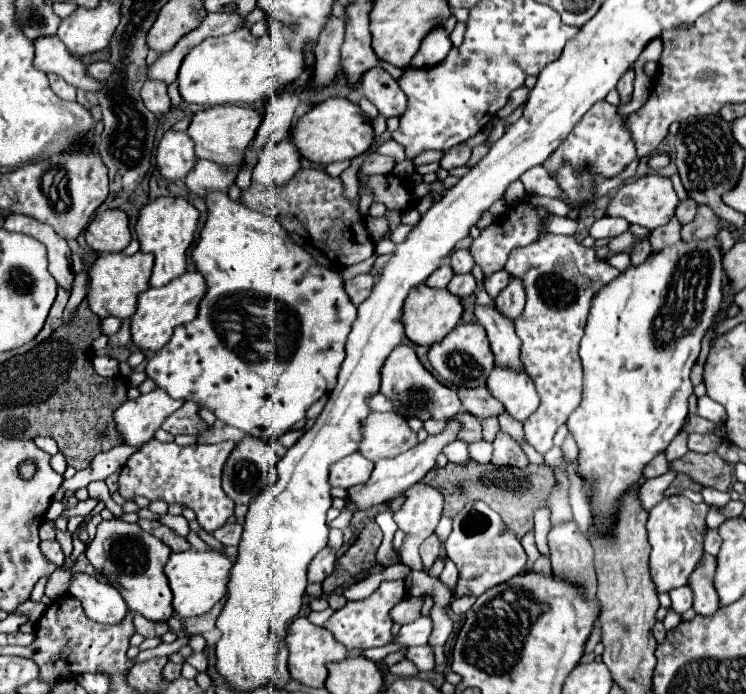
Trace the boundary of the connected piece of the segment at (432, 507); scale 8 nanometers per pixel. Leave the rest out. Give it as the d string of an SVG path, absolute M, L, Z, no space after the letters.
M417 482L405 492L407 500L399 512L393 514L397 526L407 534L405 544L401 548L401 562L407 564L411 570L425 570L419 546L421 542L431 536L439 524L443 496L439 490Z

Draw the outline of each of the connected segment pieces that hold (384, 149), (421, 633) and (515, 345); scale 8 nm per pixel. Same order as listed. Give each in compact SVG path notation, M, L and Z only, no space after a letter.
M389 140L389 142L381 144L381 146L377 148L377 152L381 152L383 156L385 156L385 154L387 154L387 156L391 156L391 158L395 160L395 164L399 164L399 162L403 162L403 160L405 160L403 150L399 148L399 144L395 144L395 140Z
M419 618L419 620L411 622L411 624L401 626L399 634L393 636L391 642L397 642L397 644L401 644L405 648L421 646L421 644L427 644L429 634L431 634L431 618Z
M475 304L475 318L487 330L491 350L495 354L495 364L521 368L519 364L519 338L511 318L503 316L495 306Z

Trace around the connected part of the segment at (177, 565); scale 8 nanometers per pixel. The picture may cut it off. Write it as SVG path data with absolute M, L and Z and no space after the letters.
M177 552L169 556L165 564L165 576L169 580L169 588L173 590L173 608L179 616L201 616L209 612L225 594L227 594L227 576L233 566L229 556L217 552Z

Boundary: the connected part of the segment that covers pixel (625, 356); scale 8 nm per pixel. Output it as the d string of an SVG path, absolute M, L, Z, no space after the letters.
M705 238L705 240L679 240L673 246L667 246L659 252L653 252L643 264L637 266L629 266L627 270L623 270L615 280L611 280L609 284L605 284L605 288L601 288L593 300L591 300L591 310L587 316L587 326L585 326L585 334L581 338L581 348L579 348L579 358L583 362L583 372L585 372L585 384L583 384L583 400L581 404L571 412L569 420L567 420L567 428L569 432L575 436L575 442L579 446L579 474L583 476L585 482L593 484L593 496L591 502L595 504L595 512L599 512L599 516L603 514L603 520L595 520L591 526L591 532L603 532L603 528L607 528L607 524L611 524L611 516L615 516L615 504L619 504L619 496L627 490L627 486L633 486L635 482L643 480L643 468L659 454L663 452L669 442L677 436L677 432L681 430L685 418L687 418L687 398L693 394L693 384L689 380L689 372L699 356L701 350L701 338L705 334L705 330L709 328L715 312L719 310L721 304L721 290L723 290L723 268L721 268L721 242L719 238Z

